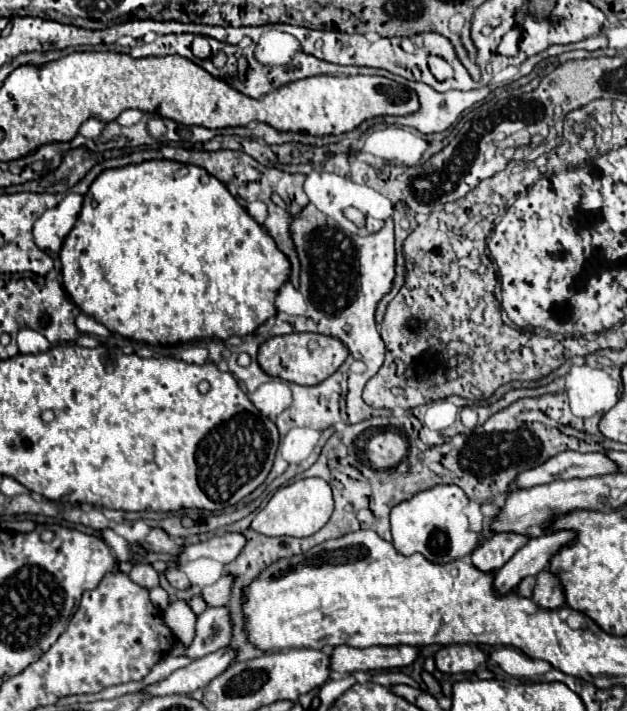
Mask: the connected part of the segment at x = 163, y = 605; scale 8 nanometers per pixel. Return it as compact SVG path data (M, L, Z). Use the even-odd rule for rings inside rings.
M157 586L155 590L149 590L149 596L151 596L151 602L155 602L155 606L159 606L161 612L167 610L167 606L169 606L169 594L161 586Z

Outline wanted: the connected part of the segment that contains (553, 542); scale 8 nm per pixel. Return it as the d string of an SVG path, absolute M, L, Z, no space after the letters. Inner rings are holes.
M561 530L561 532L555 532L555 534L545 534L545 536L529 540L495 574L495 578L493 578L493 592L495 592L495 596L505 596L505 594L513 592L523 578L537 576L541 570L545 570L549 558L561 546L565 546L567 542L571 542L573 536L575 536L573 532Z

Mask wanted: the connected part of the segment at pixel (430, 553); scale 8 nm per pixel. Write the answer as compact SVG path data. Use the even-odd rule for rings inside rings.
M455 484L435 486L397 504L391 510L391 534L393 534L395 550L403 556L411 556L419 552L429 562L435 564L455 562L455 558L463 558L471 554L473 548L479 544L479 536L467 530L467 516L465 516L467 504L469 498Z

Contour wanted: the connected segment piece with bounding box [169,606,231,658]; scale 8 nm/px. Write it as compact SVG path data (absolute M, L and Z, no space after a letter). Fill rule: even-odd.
M207 608L203 614L197 616L195 624L195 638L189 646L183 642L175 642L169 650L169 656L187 656L187 658L201 658L211 654L219 648L225 648L231 640L231 620L227 608Z

